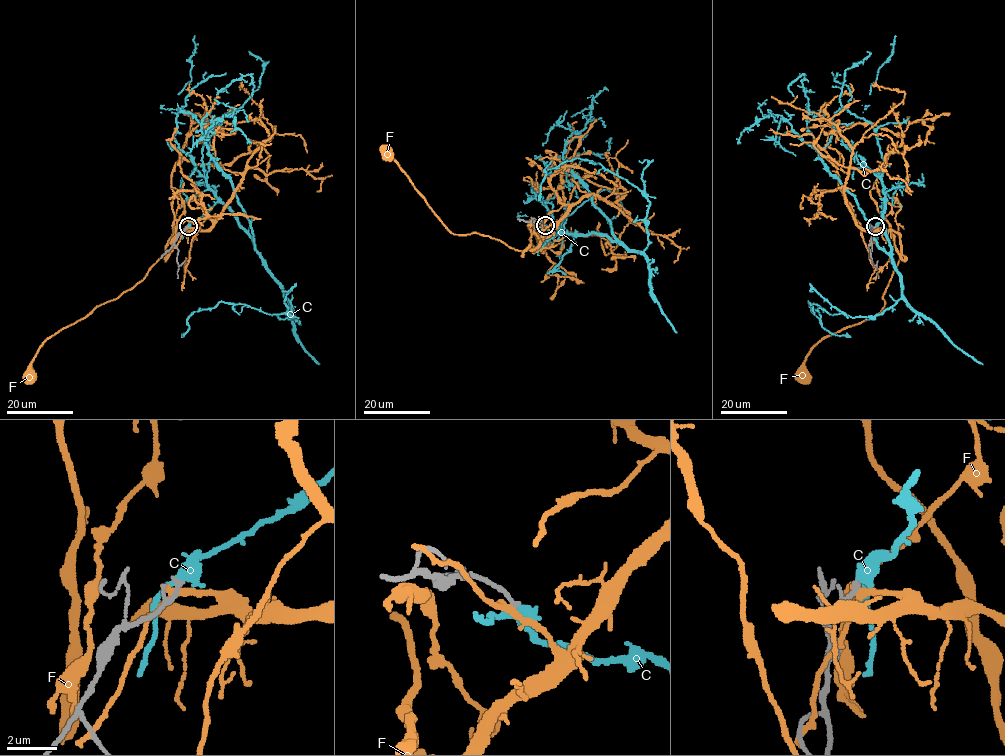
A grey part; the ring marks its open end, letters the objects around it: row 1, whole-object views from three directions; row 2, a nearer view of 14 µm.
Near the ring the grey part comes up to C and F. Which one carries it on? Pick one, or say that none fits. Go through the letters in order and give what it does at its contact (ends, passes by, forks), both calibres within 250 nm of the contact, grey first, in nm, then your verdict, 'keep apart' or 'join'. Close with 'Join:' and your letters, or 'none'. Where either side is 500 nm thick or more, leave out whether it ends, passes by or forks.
C: it passes by | 150/380 nm | keep apart
F: it forks | 160/200 nm | keep apart
Join: none

